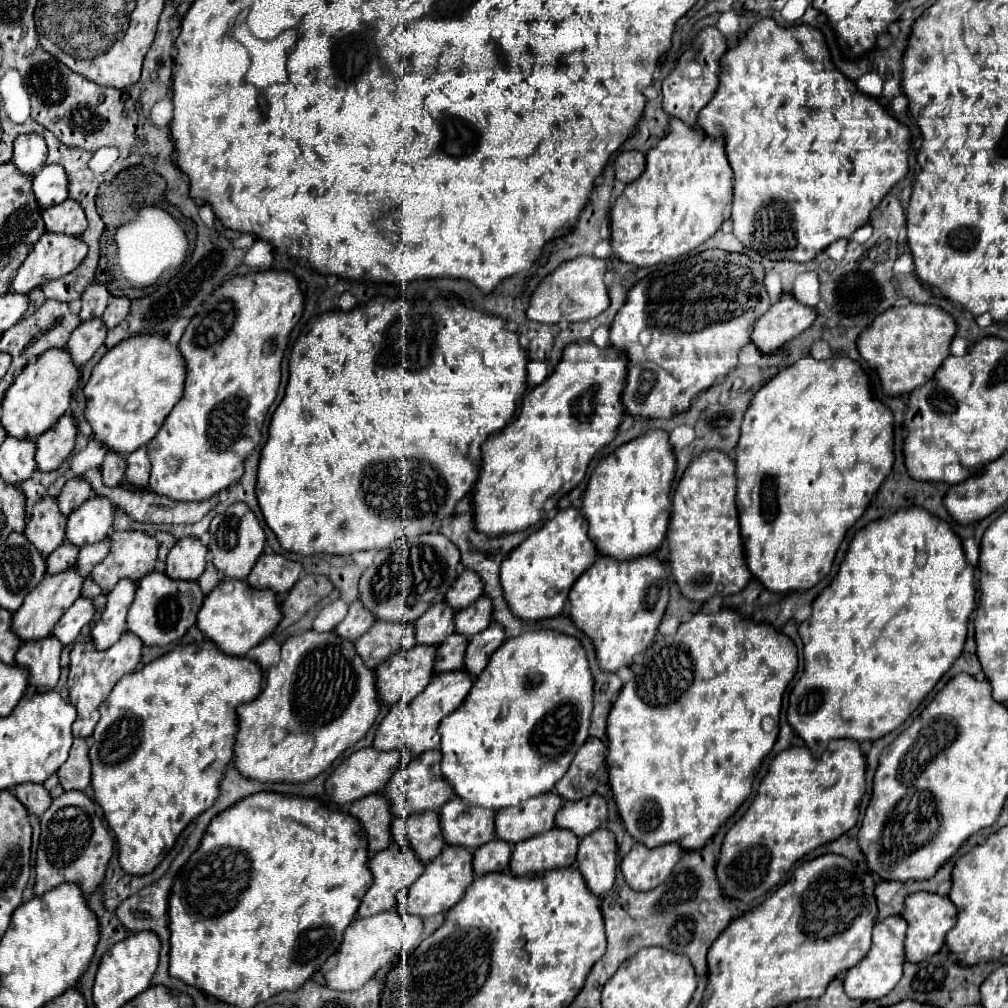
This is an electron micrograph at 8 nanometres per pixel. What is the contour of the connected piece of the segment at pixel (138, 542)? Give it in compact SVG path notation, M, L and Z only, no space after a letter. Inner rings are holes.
M112 532L110 554L94 566L90 578L110 592L120 578L138 582L156 566L158 542L146 532Z

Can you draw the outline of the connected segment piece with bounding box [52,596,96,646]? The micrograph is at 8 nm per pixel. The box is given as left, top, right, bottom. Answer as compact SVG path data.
M82 596L82 598L78 598L78 600L68 608L68 612L60 618L60 622L54 626L52 634L54 634L64 646L68 646L68 644L76 642L76 638L78 638L82 626L90 624L92 618L94 618L94 614L96 614L94 602L92 602L90 598L84 598L84 596Z

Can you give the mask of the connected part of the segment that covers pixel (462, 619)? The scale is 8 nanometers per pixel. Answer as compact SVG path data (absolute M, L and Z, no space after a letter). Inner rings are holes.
M484 594L472 606L466 606L464 610L456 612L456 632L464 636L474 636L482 632L484 628L488 628L490 622L492 622L492 602L488 602Z

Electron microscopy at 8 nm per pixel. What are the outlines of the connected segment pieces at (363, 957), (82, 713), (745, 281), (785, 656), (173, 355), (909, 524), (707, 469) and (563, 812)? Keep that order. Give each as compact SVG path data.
M396 908L380 912L376 916L358 918L344 934L344 942L338 950L336 968L326 972L326 984L334 990L356 990L368 978L372 978L382 966L386 966L392 958L400 956L406 950L416 948L422 936L424 924L420 918L412 918L406 914L396 914Z
M124 634L112 648L108 650L96 650L94 642L76 642L70 652L70 674L68 674L68 688L70 688L70 704L76 708L78 718L72 724L74 736L90 736L94 732L94 726L100 720L100 704L108 698L116 682L138 668L140 654L142 654L142 642L136 638L136 634Z
M712 248L656 268L630 288L626 304L610 326L610 344L626 352L630 362L626 388L622 392L624 408L632 416L644 418L672 418L688 410L698 392L710 388L718 376L724 376L738 364L738 352L750 342L756 318L768 312L770 306L764 286L764 266L746 254Z
M722 608L720 612L696 612L688 622L682 622L674 636L656 636L656 640L648 646L644 654L638 656L638 660L630 666L634 672L634 678L624 684L622 694L612 704L610 716L608 716L608 772L610 772L610 788L614 794L614 800L618 804L620 818L626 826L626 830L632 834L634 840L646 844L648 848L662 846L668 842L680 842L684 850L696 850L700 846L706 846L706 842L718 832L718 828L738 810L738 806L750 796L752 782L756 772L760 770L764 758L770 754L778 740L778 728L772 718L778 718L782 694L790 680L796 674L798 656L794 642L782 634L778 628L774 628L768 622L754 622L750 618L744 618L732 608Z
M136 334L116 344L96 366L84 388L88 398L86 404L86 420L92 426L94 438L102 440L110 450L118 454L130 454L140 446L146 446L156 432L160 430L164 418L172 410L172 406L180 400L184 390L184 358L180 358L180 350L176 344L170 344L164 334Z
M910 506L904 510L898 510L894 516L888 516L884 520L874 520L866 524L862 530L856 532L856 536L850 542L848 554L840 566L840 572L836 578L822 590L822 594L812 604L812 614L806 622L800 624L798 632L804 642L804 672L800 680L796 682L796 692L792 688L790 692L790 708L788 708L788 722L790 726L802 736L812 750L812 754L822 754L828 748L830 740L838 738L850 738L850 740L878 740L892 730L900 728L902 722L918 708L918 704L930 694L930 690L936 686L936 682L948 672L948 668L954 664L954 660L964 650L964 640L968 632L968 620L970 614L976 608L976 584L974 584L974 566L966 560L962 540L954 534L948 522L936 518L928 510L920 506Z
M702 452L684 472L672 498L674 510L668 530L668 560L680 592L698 602L710 596L728 596L746 588L752 580L748 570L736 508L736 464L728 454Z
M600 794L582 798L580 802L564 802L556 814L556 826L572 830L578 838L588 836L608 820L608 802Z

